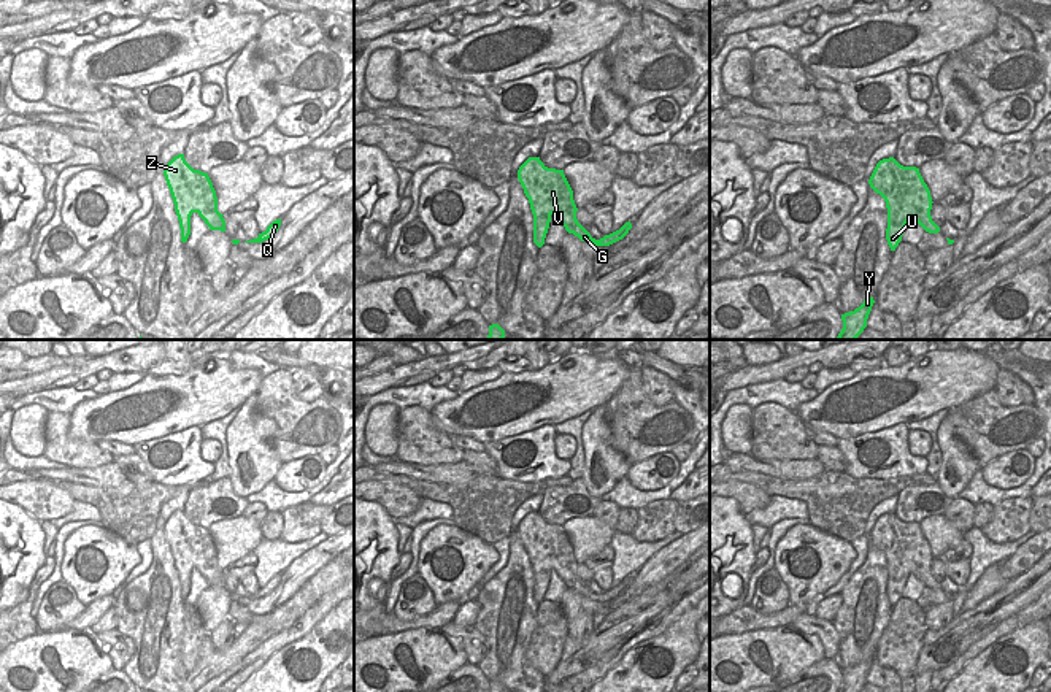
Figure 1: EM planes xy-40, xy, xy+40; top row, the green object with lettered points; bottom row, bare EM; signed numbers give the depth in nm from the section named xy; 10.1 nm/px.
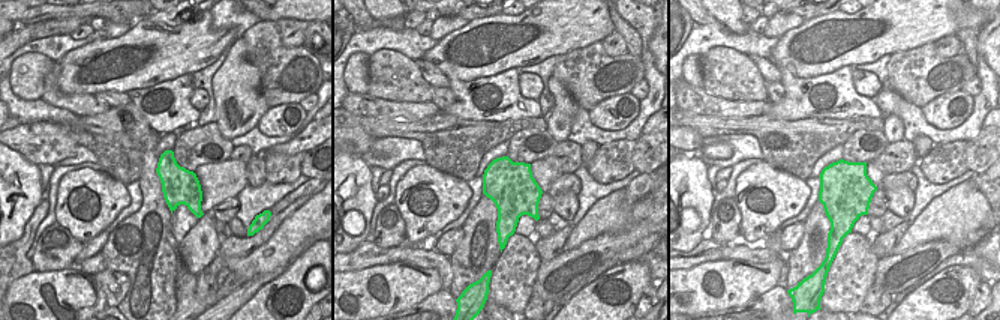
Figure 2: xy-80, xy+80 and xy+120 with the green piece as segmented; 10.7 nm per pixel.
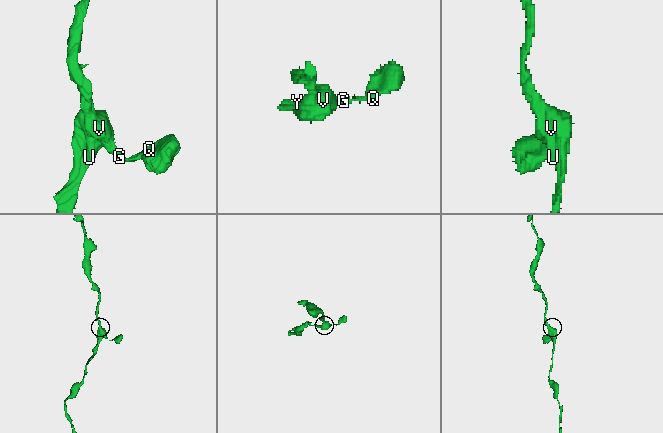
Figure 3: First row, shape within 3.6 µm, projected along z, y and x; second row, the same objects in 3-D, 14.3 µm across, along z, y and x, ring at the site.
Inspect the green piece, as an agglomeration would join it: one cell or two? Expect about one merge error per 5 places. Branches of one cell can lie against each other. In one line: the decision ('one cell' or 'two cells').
one cell

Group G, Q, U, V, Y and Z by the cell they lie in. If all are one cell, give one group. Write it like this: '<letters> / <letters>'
G Q U V Y Z

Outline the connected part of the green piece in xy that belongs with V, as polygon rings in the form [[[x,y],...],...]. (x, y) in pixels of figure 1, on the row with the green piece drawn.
[[[529,157],[518,170],[518,179],[529,198],[533,214],[533,243],[541,248],[554,214],[568,233],[594,246],[610,246],[622,240],[632,229],[630,221],[619,230],[605,235],[600,240],[591,233],[576,219],[576,205],[573,190],[564,175],[564,170],[548,168],[540,157]]]

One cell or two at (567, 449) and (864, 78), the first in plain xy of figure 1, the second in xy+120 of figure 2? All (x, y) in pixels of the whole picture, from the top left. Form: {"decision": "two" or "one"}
{"decision": "one"}

